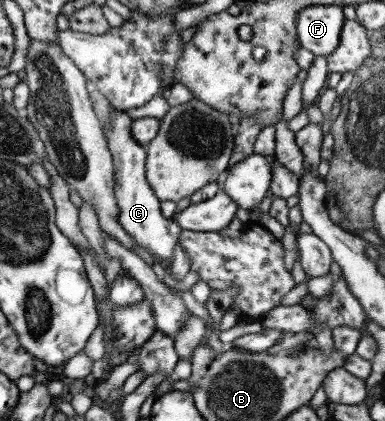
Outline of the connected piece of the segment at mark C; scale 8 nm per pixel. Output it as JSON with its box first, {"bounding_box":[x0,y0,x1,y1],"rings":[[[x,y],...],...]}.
{"bounding_box":[101,109,181,260],"rings":[[[112,109],[114,112],[112,113],[111,127],[101,125],[101,128],[104,132],[107,149],[112,157],[113,194],[117,200],[116,220],[119,227],[130,237],[130,240],[135,242],[139,248],[147,250],[153,258],[172,260],[172,250],[175,248],[181,230],[167,216],[160,213],[160,200],[154,195],[145,178],[145,147],[138,146],[139,144],[133,141],[129,135],[131,119],[127,117],[125,110]]]}

